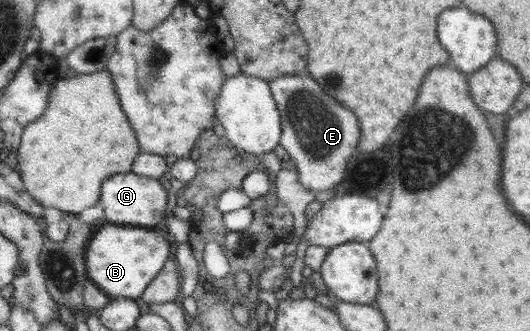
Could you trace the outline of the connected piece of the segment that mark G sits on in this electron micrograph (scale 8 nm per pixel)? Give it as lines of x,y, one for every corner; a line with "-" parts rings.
133,172
115,174
102,182
99,204
109,223
132,223
145,228
165,219
168,192
159,179
141,177

